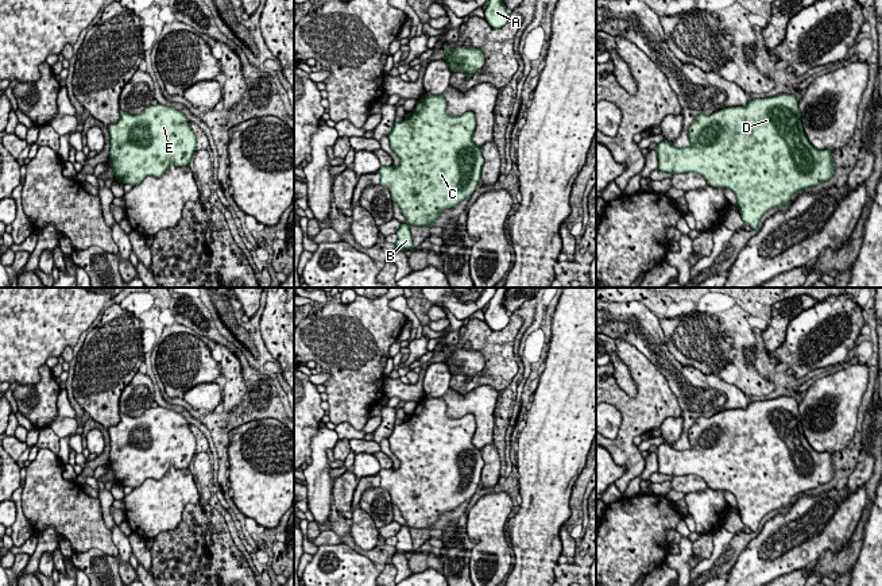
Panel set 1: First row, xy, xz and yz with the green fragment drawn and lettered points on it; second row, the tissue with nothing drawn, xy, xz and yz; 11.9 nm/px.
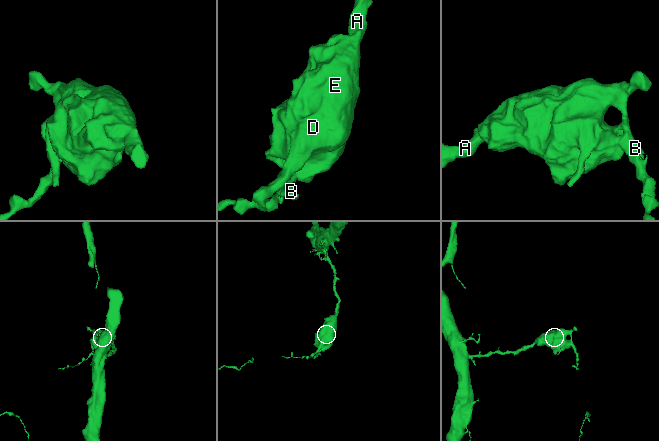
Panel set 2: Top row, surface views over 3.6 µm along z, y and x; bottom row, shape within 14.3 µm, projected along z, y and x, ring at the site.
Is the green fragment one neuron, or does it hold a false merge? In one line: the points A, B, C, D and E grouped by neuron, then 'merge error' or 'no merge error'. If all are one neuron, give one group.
groups A B C D E; no merge error

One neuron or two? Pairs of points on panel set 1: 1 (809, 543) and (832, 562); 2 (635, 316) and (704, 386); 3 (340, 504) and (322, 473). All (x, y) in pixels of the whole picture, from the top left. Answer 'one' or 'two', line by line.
1: two
2: one
3: two

